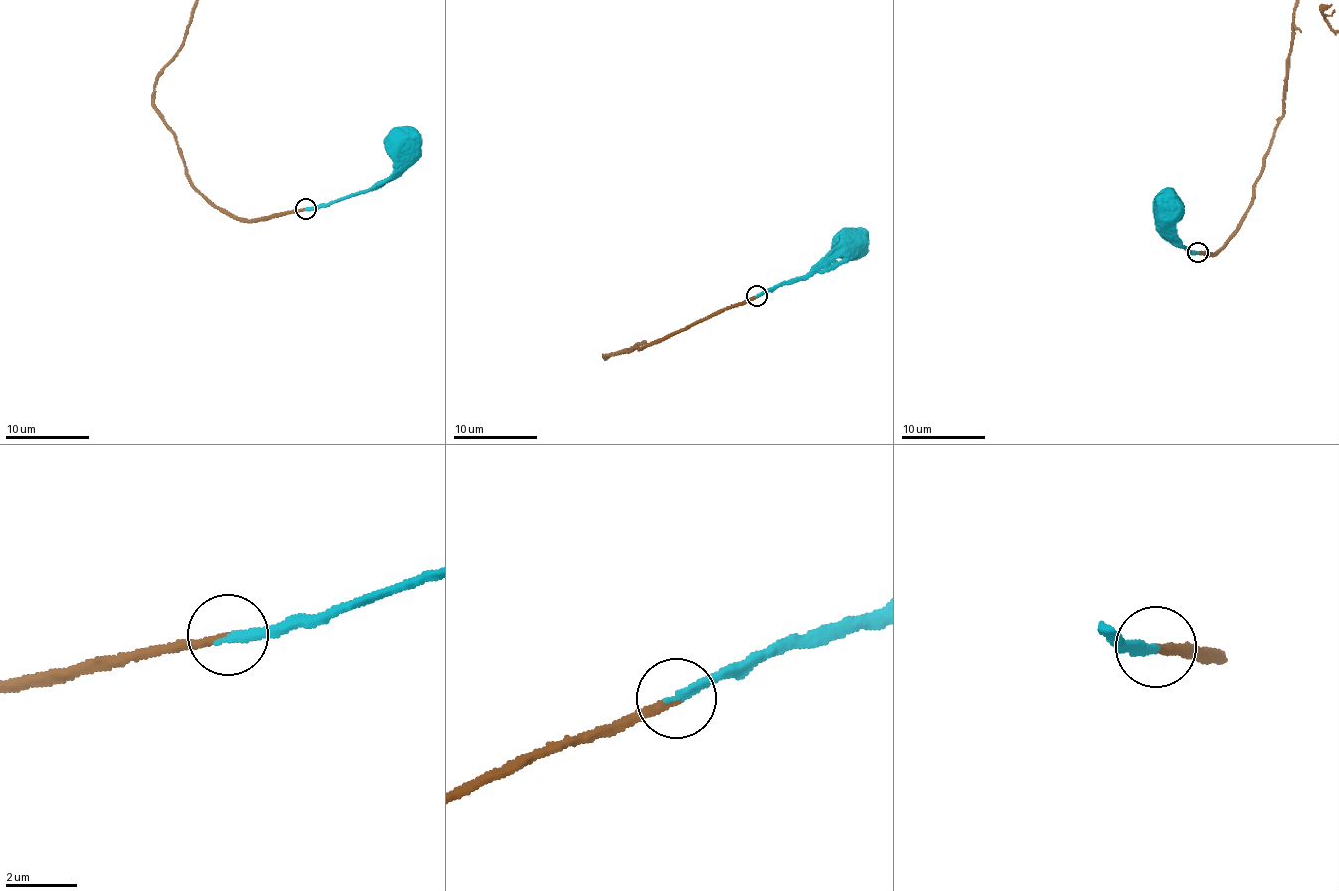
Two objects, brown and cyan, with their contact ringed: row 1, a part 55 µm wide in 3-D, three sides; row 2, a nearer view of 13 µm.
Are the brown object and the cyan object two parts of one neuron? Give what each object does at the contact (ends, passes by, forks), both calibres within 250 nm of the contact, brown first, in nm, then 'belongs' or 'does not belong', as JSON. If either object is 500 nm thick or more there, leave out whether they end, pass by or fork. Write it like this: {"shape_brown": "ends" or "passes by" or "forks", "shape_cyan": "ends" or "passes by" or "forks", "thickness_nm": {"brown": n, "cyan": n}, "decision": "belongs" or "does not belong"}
{"shape_brown": "ends", "shape_cyan": "ends", "thickness_nm": {"brown": 240, "cyan": 240}, "decision": "belongs"}

